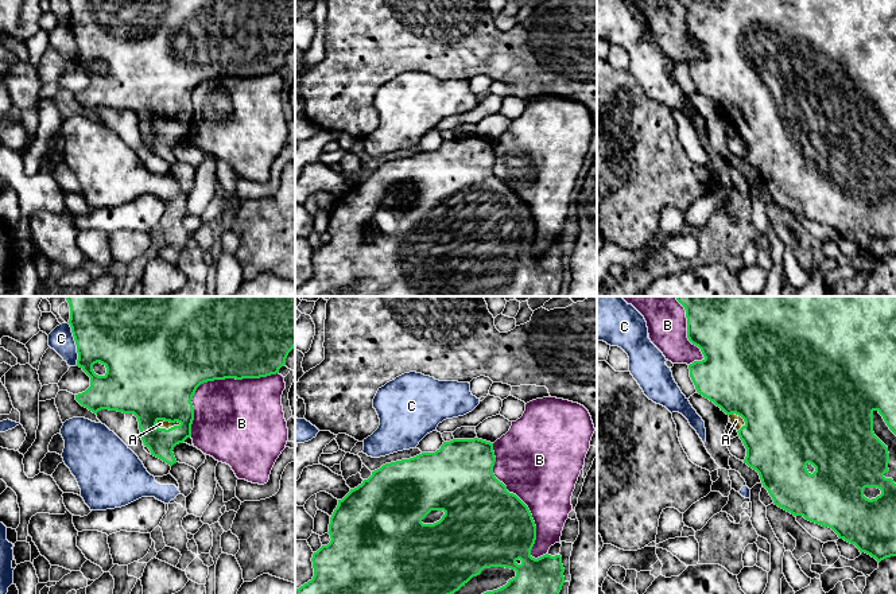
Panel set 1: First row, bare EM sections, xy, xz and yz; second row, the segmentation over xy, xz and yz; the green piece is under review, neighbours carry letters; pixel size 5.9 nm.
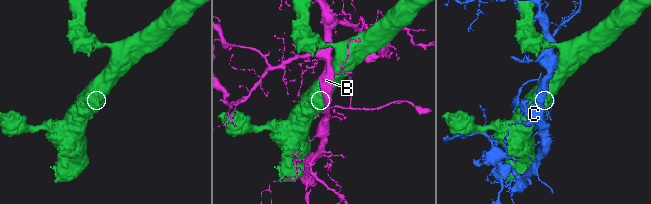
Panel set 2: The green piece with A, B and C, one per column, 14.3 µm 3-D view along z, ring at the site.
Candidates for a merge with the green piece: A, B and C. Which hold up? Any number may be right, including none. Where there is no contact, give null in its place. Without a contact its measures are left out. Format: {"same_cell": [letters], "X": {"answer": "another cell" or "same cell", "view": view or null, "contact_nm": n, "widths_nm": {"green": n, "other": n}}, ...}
{"same_cell": ["A"], "A": {"answer": "same cell", "view": "xy", "contact_nm": 160, "widths_nm": {"green": 460, "other": 50}}, "B": {"answer": "another cell", "view": "xz", "contact_nm": 750, "widths_nm": {"green": 480, "other": 460}}, "C": {"answer": "another cell", "view": "xy", "contact_nm": 260, "widths_nm": {"green": 400, "other": 150}}}

